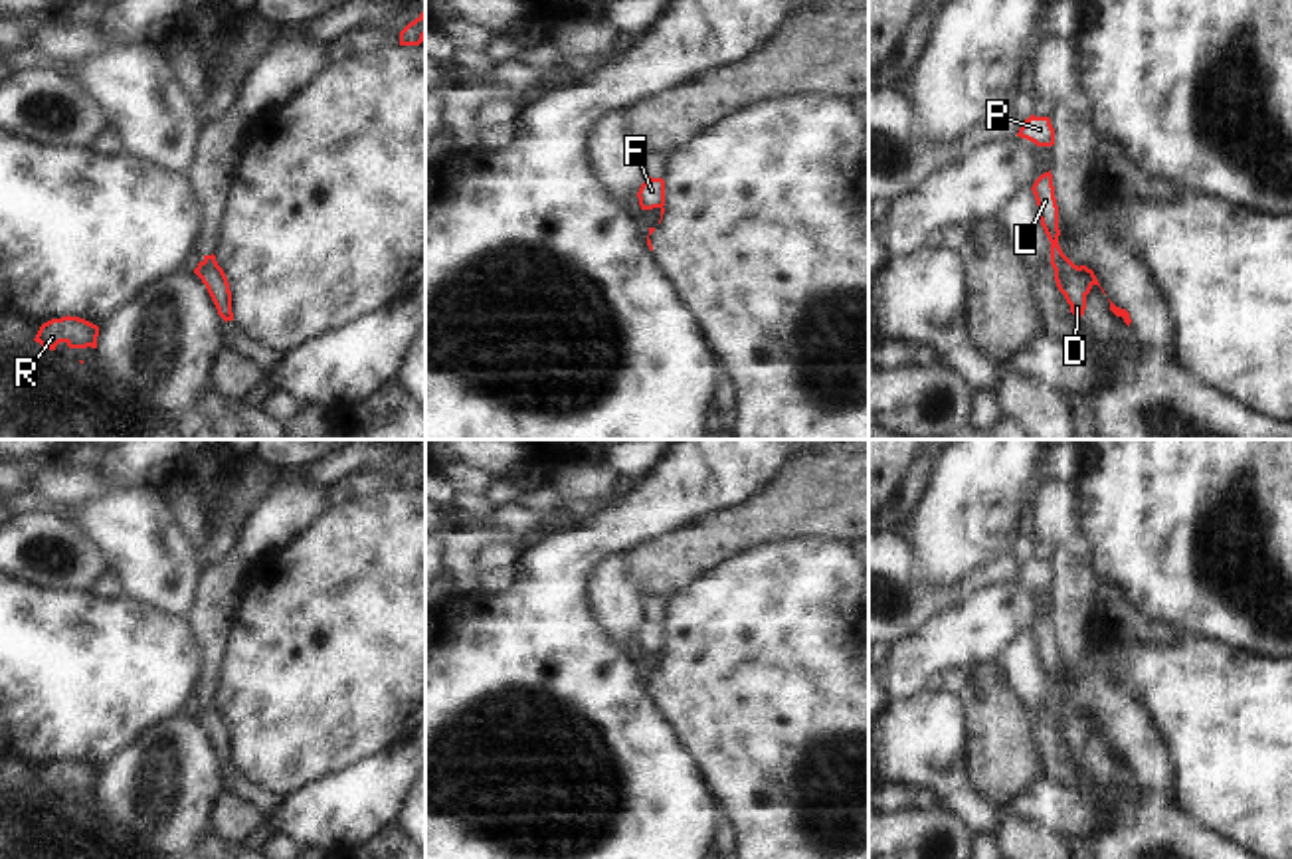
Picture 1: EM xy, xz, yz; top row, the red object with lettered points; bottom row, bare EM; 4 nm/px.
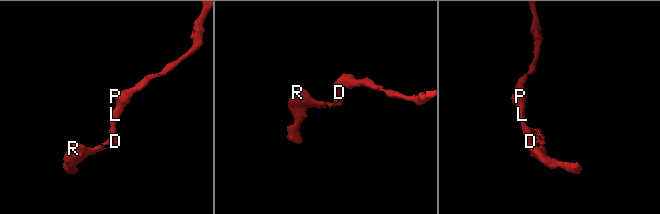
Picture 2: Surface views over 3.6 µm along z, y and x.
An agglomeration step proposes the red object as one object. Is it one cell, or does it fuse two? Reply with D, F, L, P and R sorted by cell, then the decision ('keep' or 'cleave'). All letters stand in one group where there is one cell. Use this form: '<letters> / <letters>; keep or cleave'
D F L P / R; cleave

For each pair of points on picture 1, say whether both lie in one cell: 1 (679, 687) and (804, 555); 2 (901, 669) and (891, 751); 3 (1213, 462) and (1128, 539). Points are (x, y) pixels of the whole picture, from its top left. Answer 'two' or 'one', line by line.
1: one
2: two
3: one

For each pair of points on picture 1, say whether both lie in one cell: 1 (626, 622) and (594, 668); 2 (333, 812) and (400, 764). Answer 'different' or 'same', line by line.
1: different
2: same

